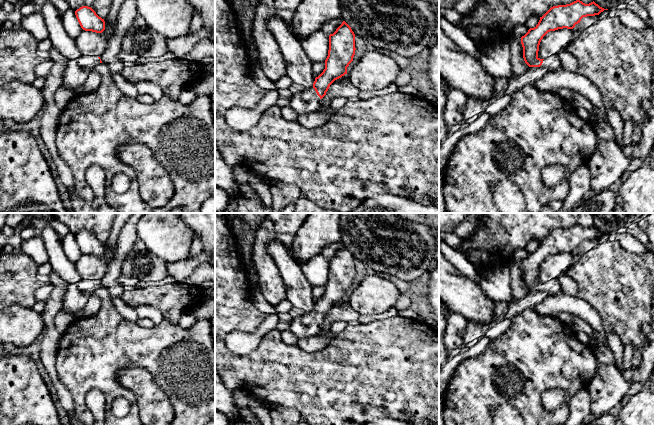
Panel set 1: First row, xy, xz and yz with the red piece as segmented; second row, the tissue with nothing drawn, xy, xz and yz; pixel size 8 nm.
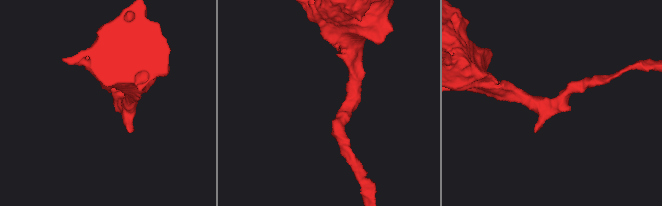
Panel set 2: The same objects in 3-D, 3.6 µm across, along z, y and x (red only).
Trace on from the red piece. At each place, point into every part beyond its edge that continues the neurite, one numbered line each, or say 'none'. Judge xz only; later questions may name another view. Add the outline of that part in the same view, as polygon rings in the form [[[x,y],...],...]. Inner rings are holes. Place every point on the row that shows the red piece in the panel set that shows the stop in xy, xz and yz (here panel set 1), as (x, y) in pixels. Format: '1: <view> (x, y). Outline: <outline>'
1: xz (308, 101). Outline: [[[314,88],[304,90],[303,92],[294,95],[288,106],[298,115],[316,112],[323,107],[321,99]]]

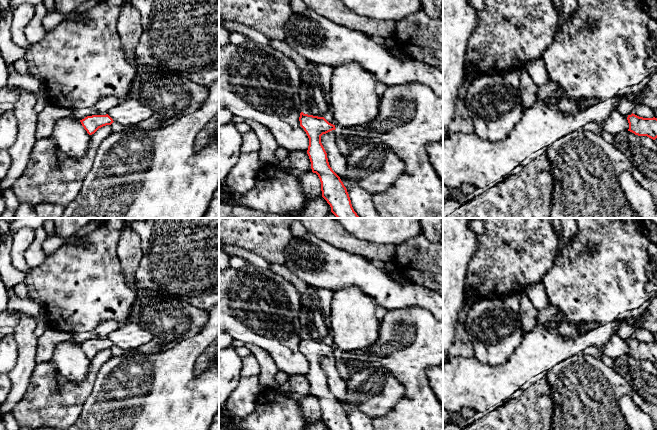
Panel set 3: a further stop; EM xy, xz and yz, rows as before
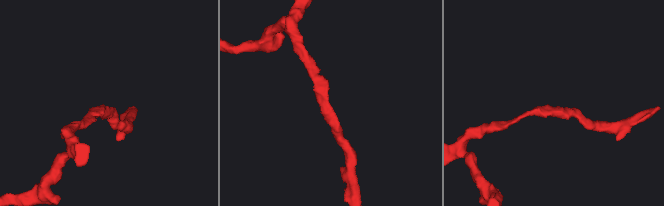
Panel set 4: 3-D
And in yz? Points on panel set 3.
none

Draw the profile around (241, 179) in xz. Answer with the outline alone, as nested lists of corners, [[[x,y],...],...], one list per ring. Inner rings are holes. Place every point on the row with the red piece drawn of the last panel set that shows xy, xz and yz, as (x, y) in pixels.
[[[241,152],[236,165],[224,179],[235,196],[248,193],[255,185],[258,171],[261,169],[259,154]]]

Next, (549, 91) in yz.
[[[549,80],[548,83],[537,89],[537,101],[545,103],[551,99],[556,101],[555,108],[561,112],[573,114],[577,111],[578,101],[574,99],[564,98],[558,85]]]

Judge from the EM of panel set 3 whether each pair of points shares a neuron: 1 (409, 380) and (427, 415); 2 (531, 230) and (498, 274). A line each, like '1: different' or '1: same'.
1: same
2: same

